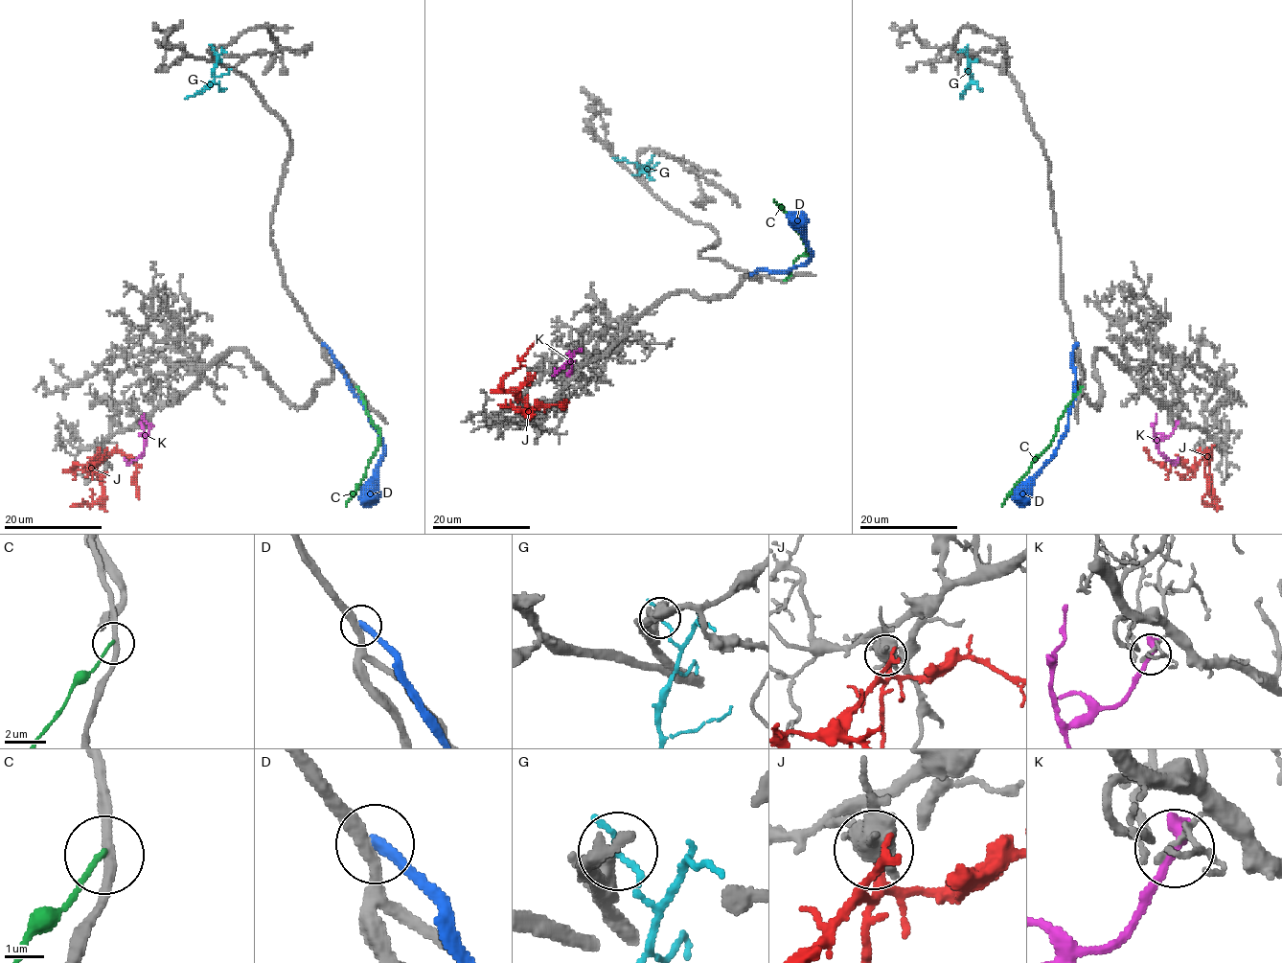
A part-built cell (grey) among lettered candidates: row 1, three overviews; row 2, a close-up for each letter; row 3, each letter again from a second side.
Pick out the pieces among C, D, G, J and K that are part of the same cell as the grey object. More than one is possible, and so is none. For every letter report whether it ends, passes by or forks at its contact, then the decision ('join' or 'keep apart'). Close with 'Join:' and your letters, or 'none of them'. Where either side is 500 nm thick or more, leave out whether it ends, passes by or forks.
C: it ends there; keep apart
D: it ends there; keep apart
G: it ends there; keep apart
J: it ends there; keep apart
K: it ends there; keep apart
Join: none of them

